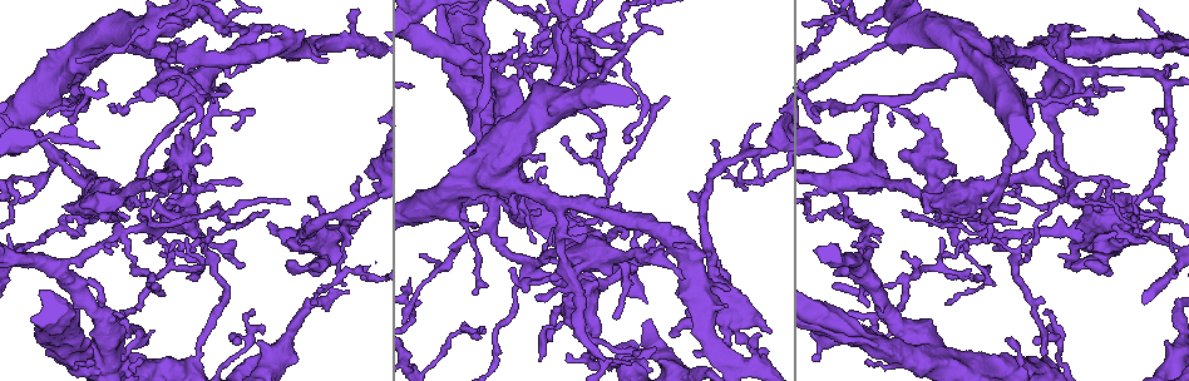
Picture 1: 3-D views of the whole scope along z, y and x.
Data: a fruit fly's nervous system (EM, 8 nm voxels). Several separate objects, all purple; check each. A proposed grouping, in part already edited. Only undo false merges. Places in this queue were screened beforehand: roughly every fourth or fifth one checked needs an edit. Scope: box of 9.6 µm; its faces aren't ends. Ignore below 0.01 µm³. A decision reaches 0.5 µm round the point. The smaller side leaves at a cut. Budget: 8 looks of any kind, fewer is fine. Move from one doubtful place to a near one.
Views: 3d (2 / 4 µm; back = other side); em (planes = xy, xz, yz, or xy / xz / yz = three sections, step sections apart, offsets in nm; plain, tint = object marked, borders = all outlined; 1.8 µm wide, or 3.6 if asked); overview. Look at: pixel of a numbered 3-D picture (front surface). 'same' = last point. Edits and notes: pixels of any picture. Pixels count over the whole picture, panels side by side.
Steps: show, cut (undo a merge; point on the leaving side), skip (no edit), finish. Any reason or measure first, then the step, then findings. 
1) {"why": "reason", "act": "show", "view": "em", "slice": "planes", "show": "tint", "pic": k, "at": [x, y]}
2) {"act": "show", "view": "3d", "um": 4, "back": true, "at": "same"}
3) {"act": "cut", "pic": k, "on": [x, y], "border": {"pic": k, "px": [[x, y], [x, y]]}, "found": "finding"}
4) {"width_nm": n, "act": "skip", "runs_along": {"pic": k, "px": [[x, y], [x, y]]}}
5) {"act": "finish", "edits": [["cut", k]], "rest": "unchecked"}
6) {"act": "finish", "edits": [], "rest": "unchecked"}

{"why": "arms part here", "act": "show", "view": "em", "slice": "planes", "show": "tint", "pic": 1, "at": [1001, 181]}

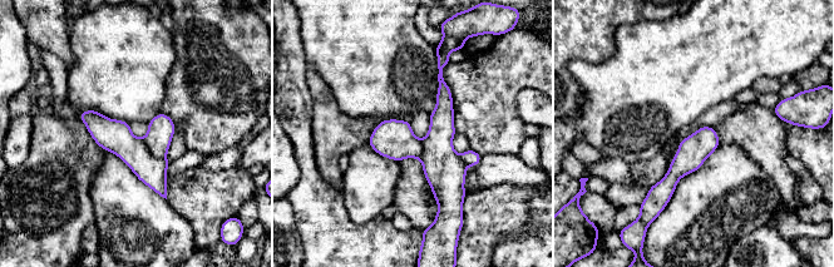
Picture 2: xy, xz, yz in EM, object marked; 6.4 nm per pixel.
{"act": "cut", "pic": 2, "on": [161, 129], "border": {"pic": 2, "px": [[142, 139], [152, 154], [164, 158]]}, "found": "a second cell is stuck on"}

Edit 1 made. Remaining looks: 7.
{"why": "thick turns thin", "act": "show", "view": "3d", "um": 4, "pic": 1, "at": [525, 159]}

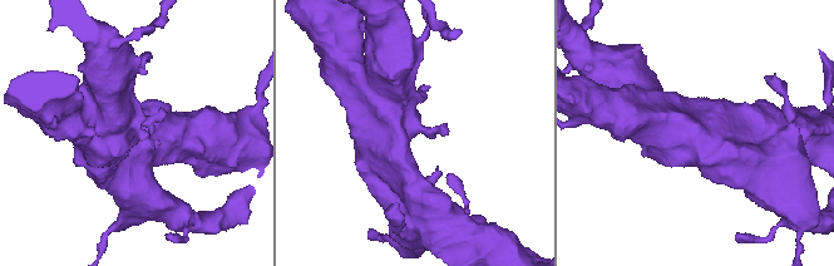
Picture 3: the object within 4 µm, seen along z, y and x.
{"act": "show", "view": "em", "slice": "planes", "show": "tint", "pic": 3, "at": [412, 129]}

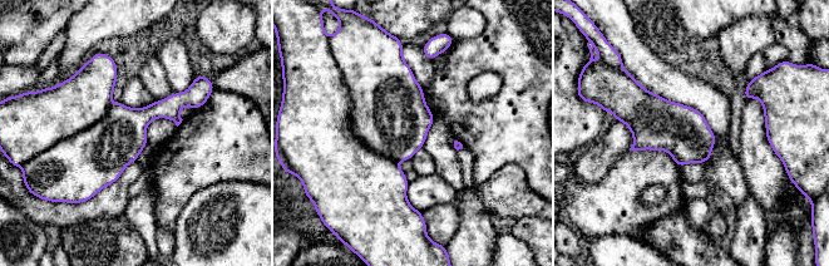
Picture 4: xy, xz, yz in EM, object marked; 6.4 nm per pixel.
{"width_nm": 320, "act": "cut", "pic": 4, "on": [314, 132], "border": {"pic": 4, "px": [[343, 82], [351, 129], [396, 163]]}, "found": "two cells meet here"}

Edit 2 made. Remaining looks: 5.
{"why": "redraw", "act": "show", "view": "overview"}

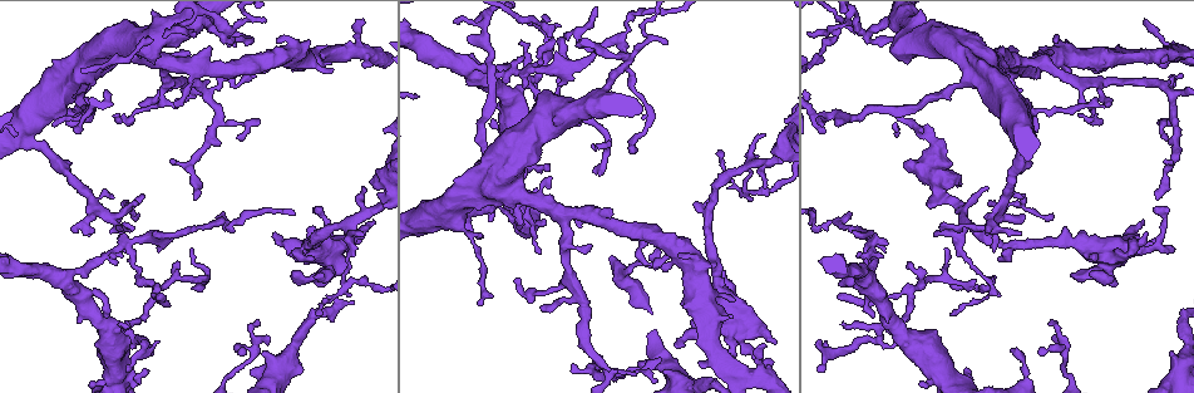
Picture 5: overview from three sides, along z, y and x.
{"why": "three arms meet", "act": "show", "view": "em", "slice": "planes", "show": "plain", "pic": 5, "at": [612, 371]}

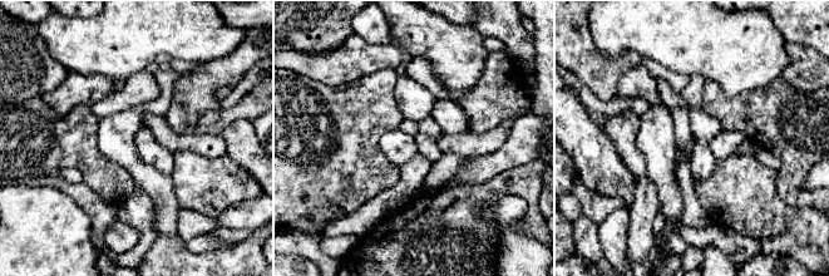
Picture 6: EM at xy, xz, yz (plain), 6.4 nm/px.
{"act": "show", "view": "em", "slice": "planes", "show": "tint", "at": "same"}

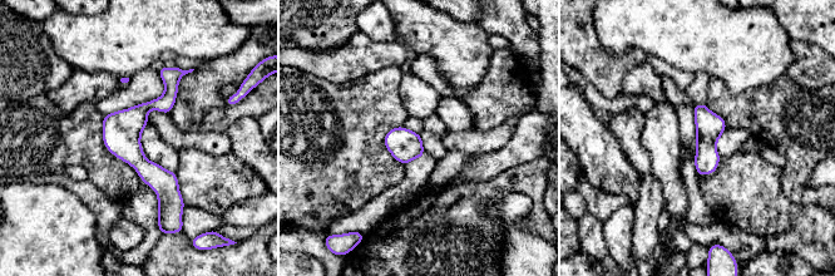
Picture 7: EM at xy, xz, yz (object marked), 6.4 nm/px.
{"width_nm": 180, "act": "skip", "found": "all the same cell"}

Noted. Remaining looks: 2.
{"act": "finish", "edits": [["cut", 2], ["cut", 4]], "rest": "unchecked"}

